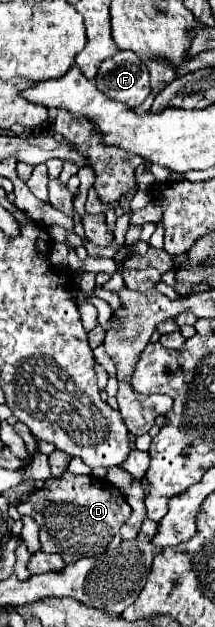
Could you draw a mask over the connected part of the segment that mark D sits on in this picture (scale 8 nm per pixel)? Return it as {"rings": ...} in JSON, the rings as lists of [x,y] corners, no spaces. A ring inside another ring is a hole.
{"rings":[[[65,472],[61,478],[47,478],[45,488],[33,490],[17,510],[39,524],[41,550],[61,554],[67,564],[77,562],[83,556],[103,554],[115,548],[121,542],[119,528],[131,514],[131,506],[121,490],[95,480],[93,476],[77,476],[71,472]]]}

